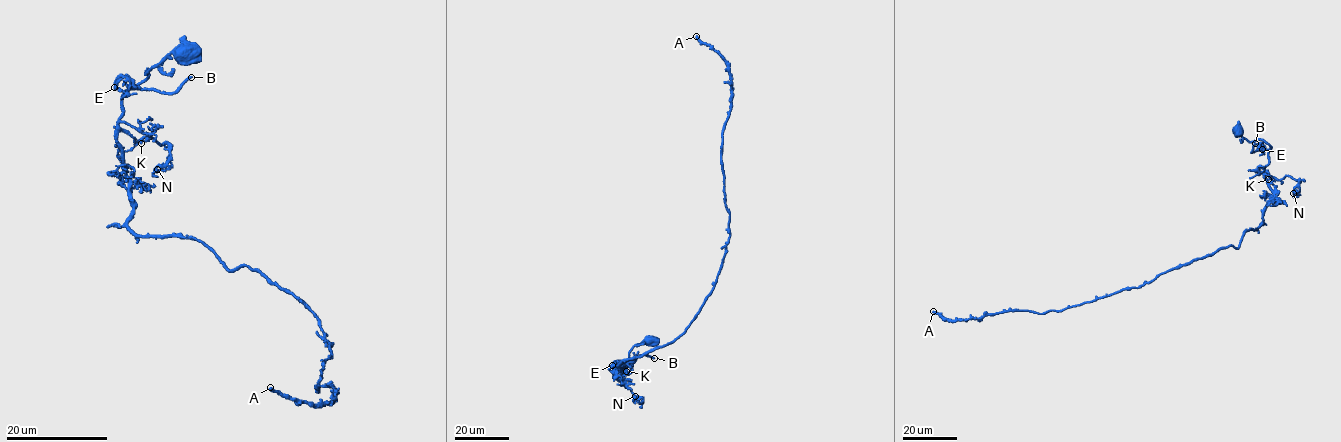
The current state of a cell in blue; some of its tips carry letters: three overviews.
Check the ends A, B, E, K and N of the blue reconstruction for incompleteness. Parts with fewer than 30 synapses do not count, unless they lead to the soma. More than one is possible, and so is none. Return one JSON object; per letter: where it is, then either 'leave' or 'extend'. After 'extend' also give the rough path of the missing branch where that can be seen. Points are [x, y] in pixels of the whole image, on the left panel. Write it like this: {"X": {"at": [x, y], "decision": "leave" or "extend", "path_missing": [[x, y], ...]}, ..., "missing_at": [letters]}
{"A": {"at": [270, 387], "decision": "extend"}, "B": {"at": [191, 77], "decision": "extend", "path_missing": [[191, 77], [226, 54], [232, 54], [236, 65], [255, 62], [266, 65], [262, 69], [256, 65], [261, 53]]}, "E": {"at": [114, 87], "decision": "leave"}, "K": {"at": [141, 143], "decision": "leave"}, "N": {"at": [157, 169], "decision": "leave"}, "missing_at": ["A", "B"]}

